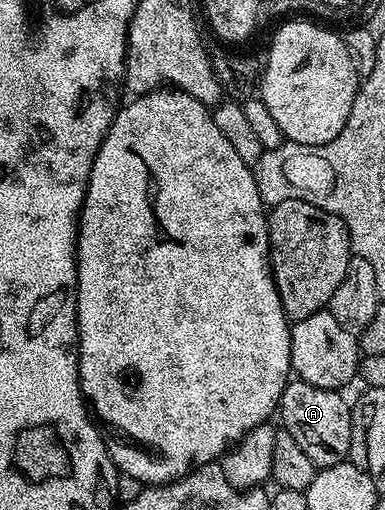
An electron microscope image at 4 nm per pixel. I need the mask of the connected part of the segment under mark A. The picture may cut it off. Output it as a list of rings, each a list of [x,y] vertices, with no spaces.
[[[297,378],[291,379],[282,392],[281,427],[288,434],[292,434],[292,438],[296,438],[296,443],[304,449],[304,454],[308,454],[308,458],[312,458],[312,462],[318,468],[341,464],[350,455],[352,404],[349,399],[346,401],[342,395],[341,391],[312,386]]]

